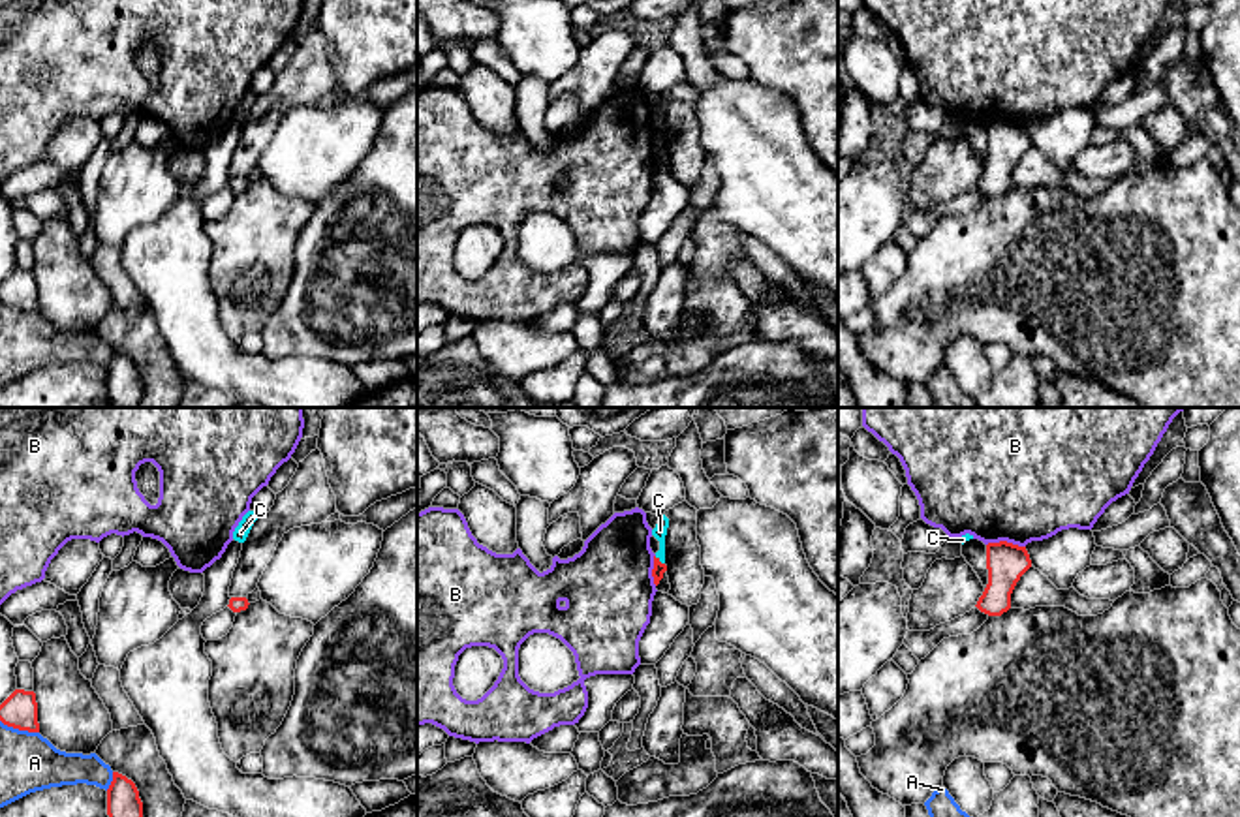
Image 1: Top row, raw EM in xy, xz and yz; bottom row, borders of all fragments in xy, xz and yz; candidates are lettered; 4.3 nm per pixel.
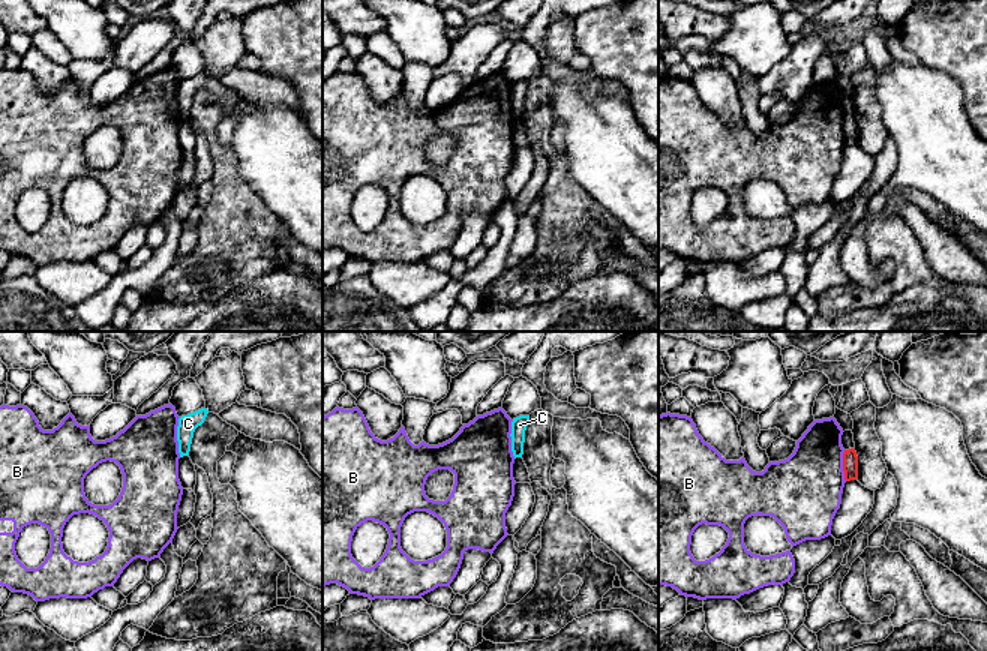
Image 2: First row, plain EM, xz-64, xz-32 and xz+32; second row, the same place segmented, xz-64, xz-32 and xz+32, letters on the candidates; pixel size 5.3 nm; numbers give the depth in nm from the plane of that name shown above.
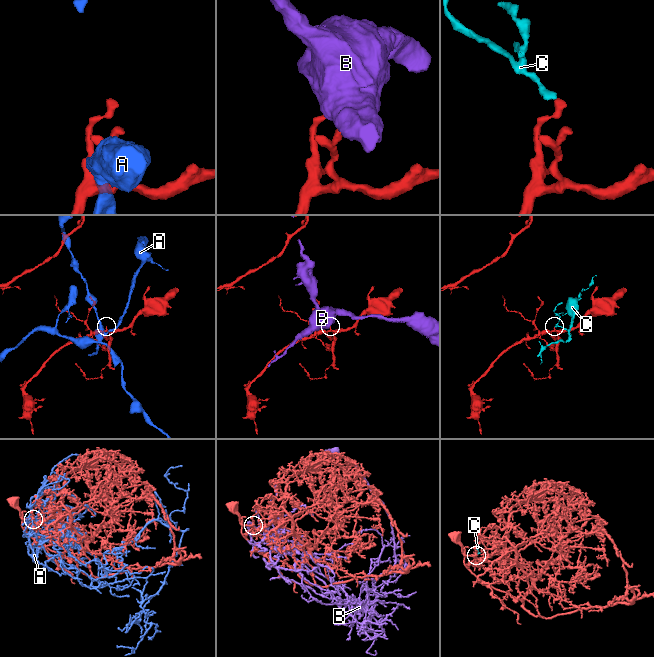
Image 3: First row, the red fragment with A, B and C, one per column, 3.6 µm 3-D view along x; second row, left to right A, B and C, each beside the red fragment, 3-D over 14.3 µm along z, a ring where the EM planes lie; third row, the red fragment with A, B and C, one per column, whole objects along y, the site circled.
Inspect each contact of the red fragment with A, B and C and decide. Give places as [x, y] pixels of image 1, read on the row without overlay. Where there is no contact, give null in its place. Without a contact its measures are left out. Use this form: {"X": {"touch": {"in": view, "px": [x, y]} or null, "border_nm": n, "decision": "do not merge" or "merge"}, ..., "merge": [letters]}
{"A": {"touch": {"in": "xy", "px": [111, 361]}, "border_nm": 90, "decision": "do not merge"}, "B": {"touch": {"in": "yz", "px": [1006, 121]}, "border_nm": 170, "decision": "do not merge"}, "C": {"touch": {"in": "xz", "px": [658, 139]}, "border_nm": 60, "decision": "do not merge"}, "merge": []}

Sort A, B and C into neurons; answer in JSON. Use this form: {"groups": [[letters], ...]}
{"groups": [["A"], ["B"], ["C"]]}

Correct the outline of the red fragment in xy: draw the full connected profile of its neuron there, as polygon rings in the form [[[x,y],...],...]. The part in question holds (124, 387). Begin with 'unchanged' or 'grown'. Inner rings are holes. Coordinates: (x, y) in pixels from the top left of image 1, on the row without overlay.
unchanged; [[[113,351],[107,368],[107,394],[115,408],[137,408],[143,398],[143,381],[132,359]]]

